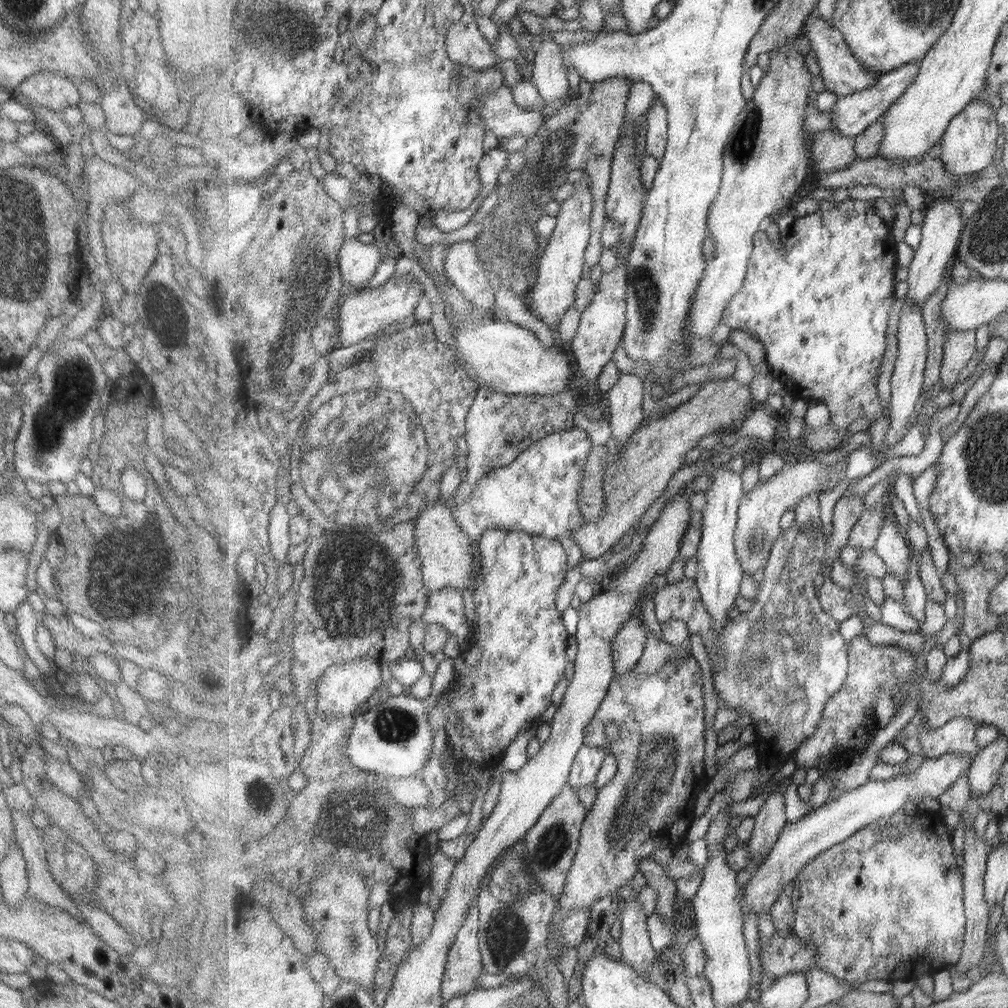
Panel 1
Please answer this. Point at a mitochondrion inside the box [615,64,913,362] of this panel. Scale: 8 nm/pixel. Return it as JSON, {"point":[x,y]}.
{"point":[646,290]}

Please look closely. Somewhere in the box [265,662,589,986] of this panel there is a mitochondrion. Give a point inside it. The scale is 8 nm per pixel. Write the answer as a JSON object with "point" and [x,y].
{"point":[374,836]}

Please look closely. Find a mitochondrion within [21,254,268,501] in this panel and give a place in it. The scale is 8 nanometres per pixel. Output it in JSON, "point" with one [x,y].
{"point":[73,389]}

